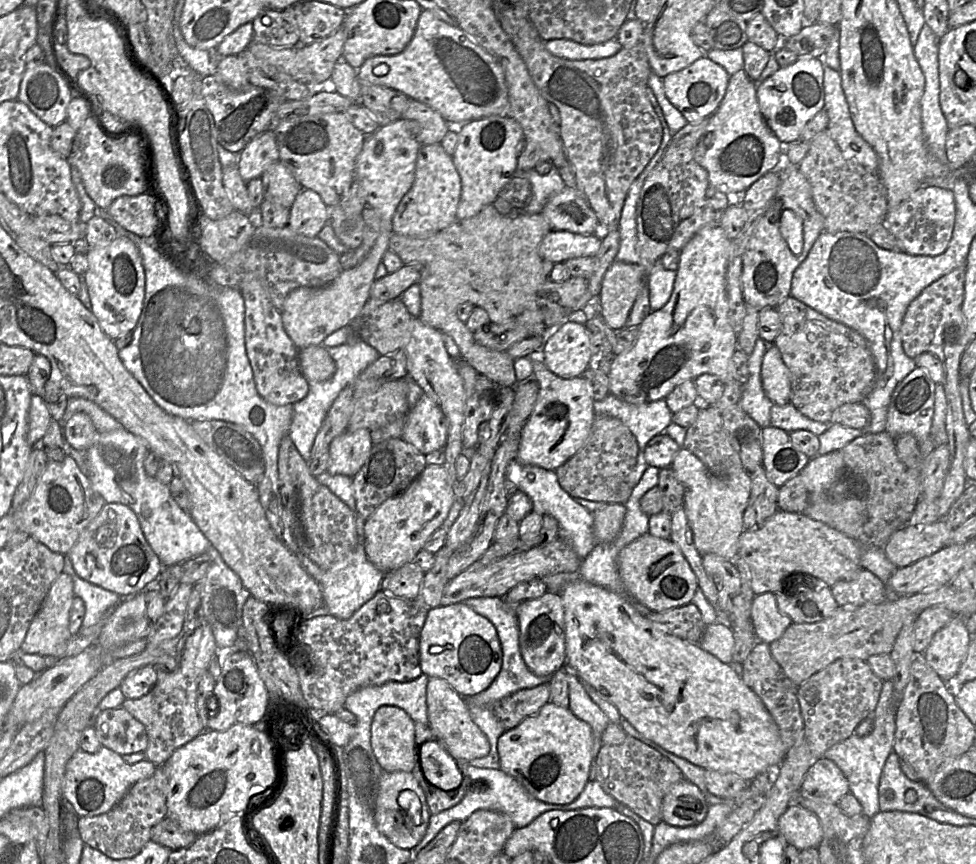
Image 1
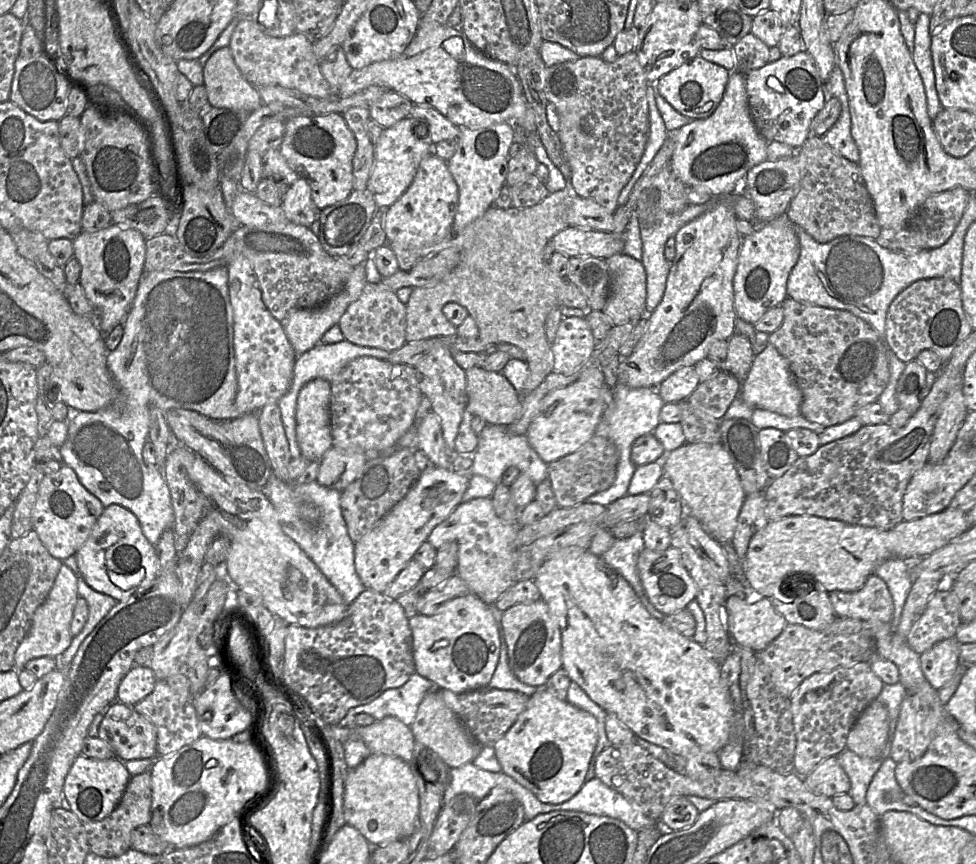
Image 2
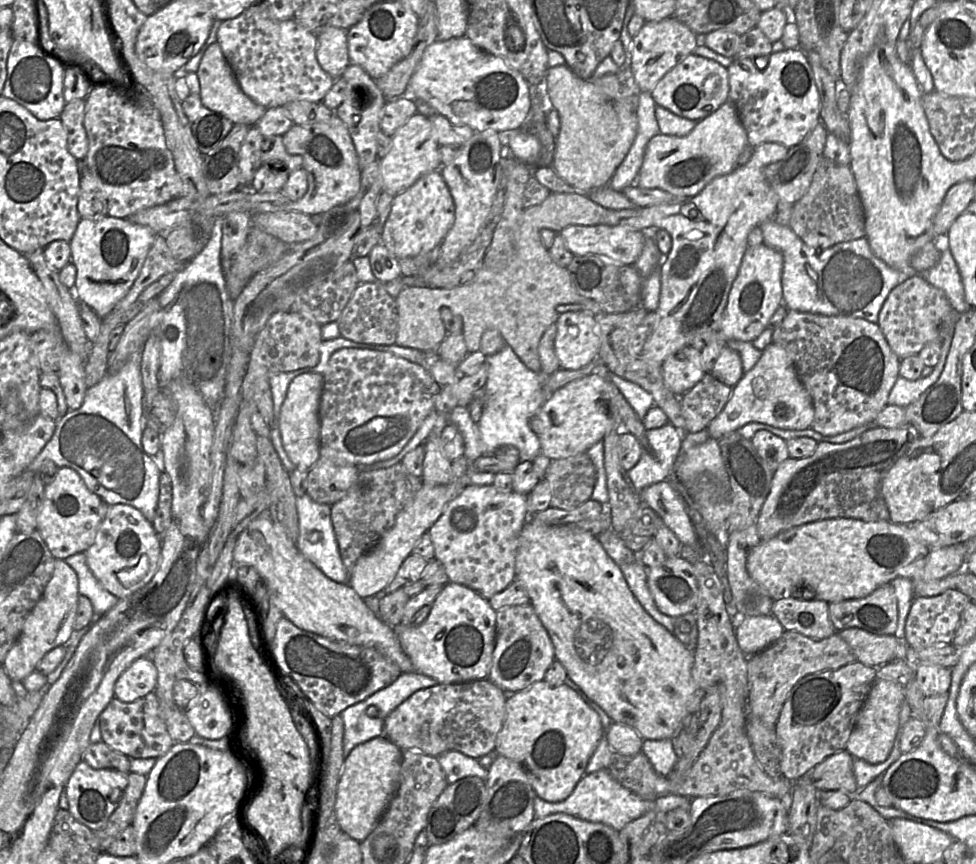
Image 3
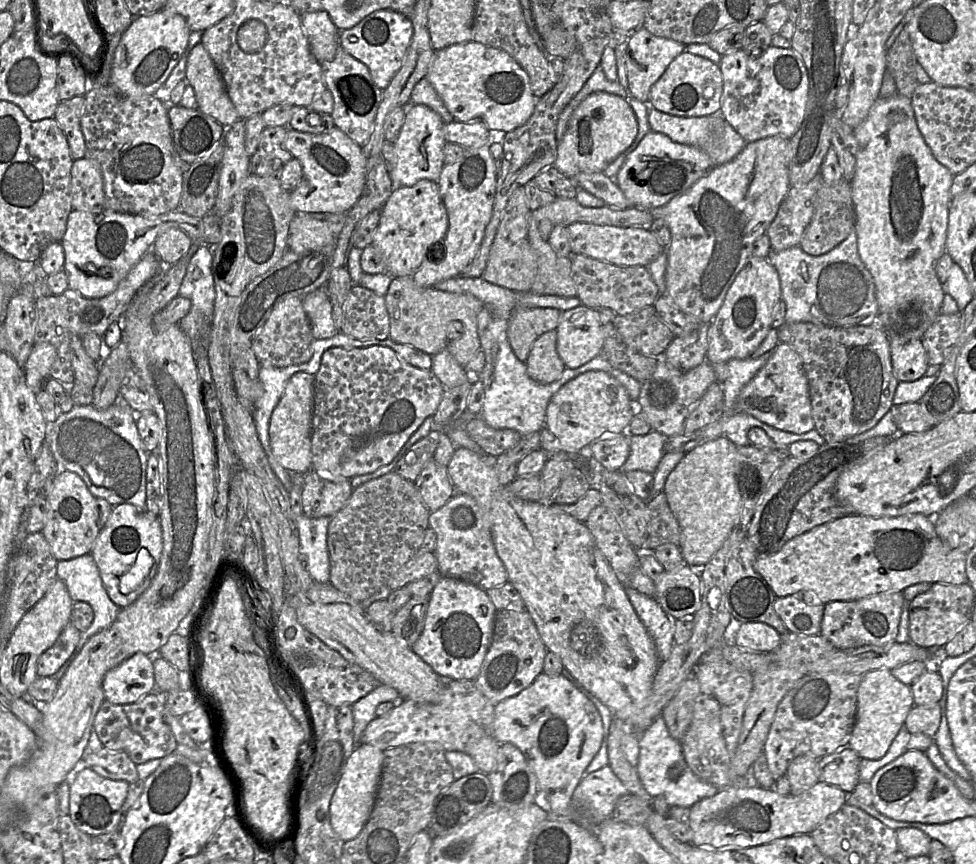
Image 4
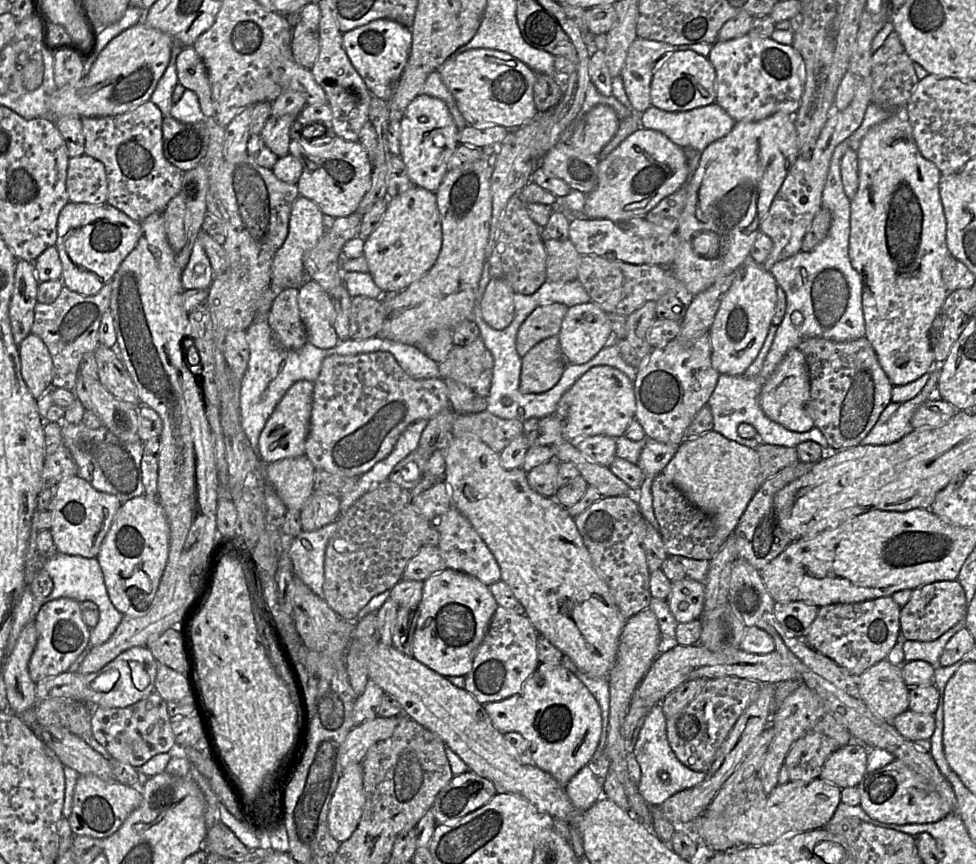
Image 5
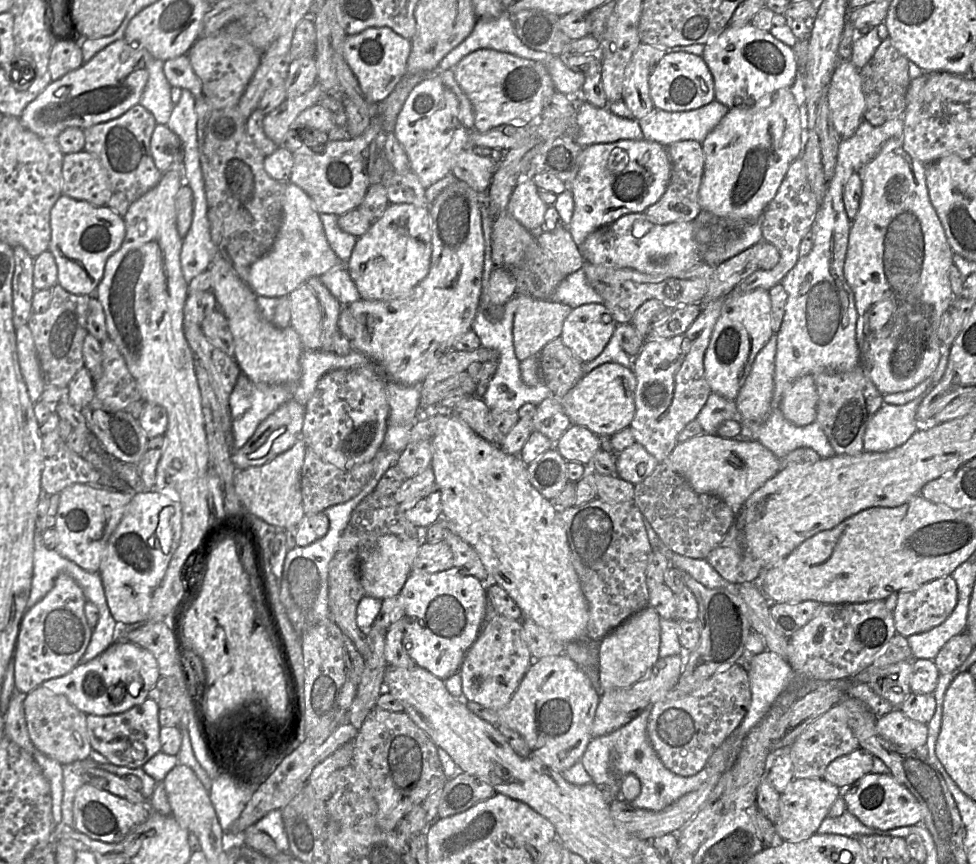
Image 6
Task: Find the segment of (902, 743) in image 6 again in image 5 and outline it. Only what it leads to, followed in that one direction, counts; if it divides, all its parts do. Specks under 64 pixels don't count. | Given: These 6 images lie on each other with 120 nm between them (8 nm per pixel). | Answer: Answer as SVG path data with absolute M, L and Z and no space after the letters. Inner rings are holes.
M906 710L896 716L891 724L906 739L929 740L935 731L934 714L919 714Z

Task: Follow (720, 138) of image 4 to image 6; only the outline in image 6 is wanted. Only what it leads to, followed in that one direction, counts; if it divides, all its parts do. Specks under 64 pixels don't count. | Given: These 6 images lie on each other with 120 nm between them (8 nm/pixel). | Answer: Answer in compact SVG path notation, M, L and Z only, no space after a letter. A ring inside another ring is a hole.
M714 99L699 108L670 112L654 109L638 120L644 139L667 147L680 140L696 140L702 143L729 108Z

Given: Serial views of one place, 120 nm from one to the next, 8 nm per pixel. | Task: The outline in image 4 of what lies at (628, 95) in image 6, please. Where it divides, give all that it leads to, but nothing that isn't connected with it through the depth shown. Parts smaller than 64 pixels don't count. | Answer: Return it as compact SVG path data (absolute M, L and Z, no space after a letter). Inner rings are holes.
M645 28L632 32L627 41L626 73L629 95L648 103L652 85L670 63L685 51L683 43L655 36Z

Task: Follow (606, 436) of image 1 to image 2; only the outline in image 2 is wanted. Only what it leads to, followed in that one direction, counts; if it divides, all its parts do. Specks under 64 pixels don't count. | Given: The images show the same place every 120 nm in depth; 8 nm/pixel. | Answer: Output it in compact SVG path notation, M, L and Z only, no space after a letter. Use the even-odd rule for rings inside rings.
M594 435L578 451L548 464L549 479L559 507L570 508L581 504L595 493L610 488L616 478L619 452L607 438Z

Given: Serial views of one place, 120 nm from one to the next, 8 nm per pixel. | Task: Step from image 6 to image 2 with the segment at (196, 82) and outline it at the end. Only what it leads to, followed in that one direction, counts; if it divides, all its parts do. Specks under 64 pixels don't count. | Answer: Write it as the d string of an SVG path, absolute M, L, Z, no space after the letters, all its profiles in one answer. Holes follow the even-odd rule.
M228 47L215 51L203 67L203 85L210 104L216 108L253 112L263 106L258 89L251 85L237 67Z

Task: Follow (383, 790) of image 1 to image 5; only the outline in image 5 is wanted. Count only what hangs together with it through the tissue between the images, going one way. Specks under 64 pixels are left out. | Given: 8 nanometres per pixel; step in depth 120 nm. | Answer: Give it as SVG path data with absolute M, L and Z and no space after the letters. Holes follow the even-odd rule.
M351 764L343 769L328 813L329 831L338 842L349 839L357 828L365 800L362 765Z

